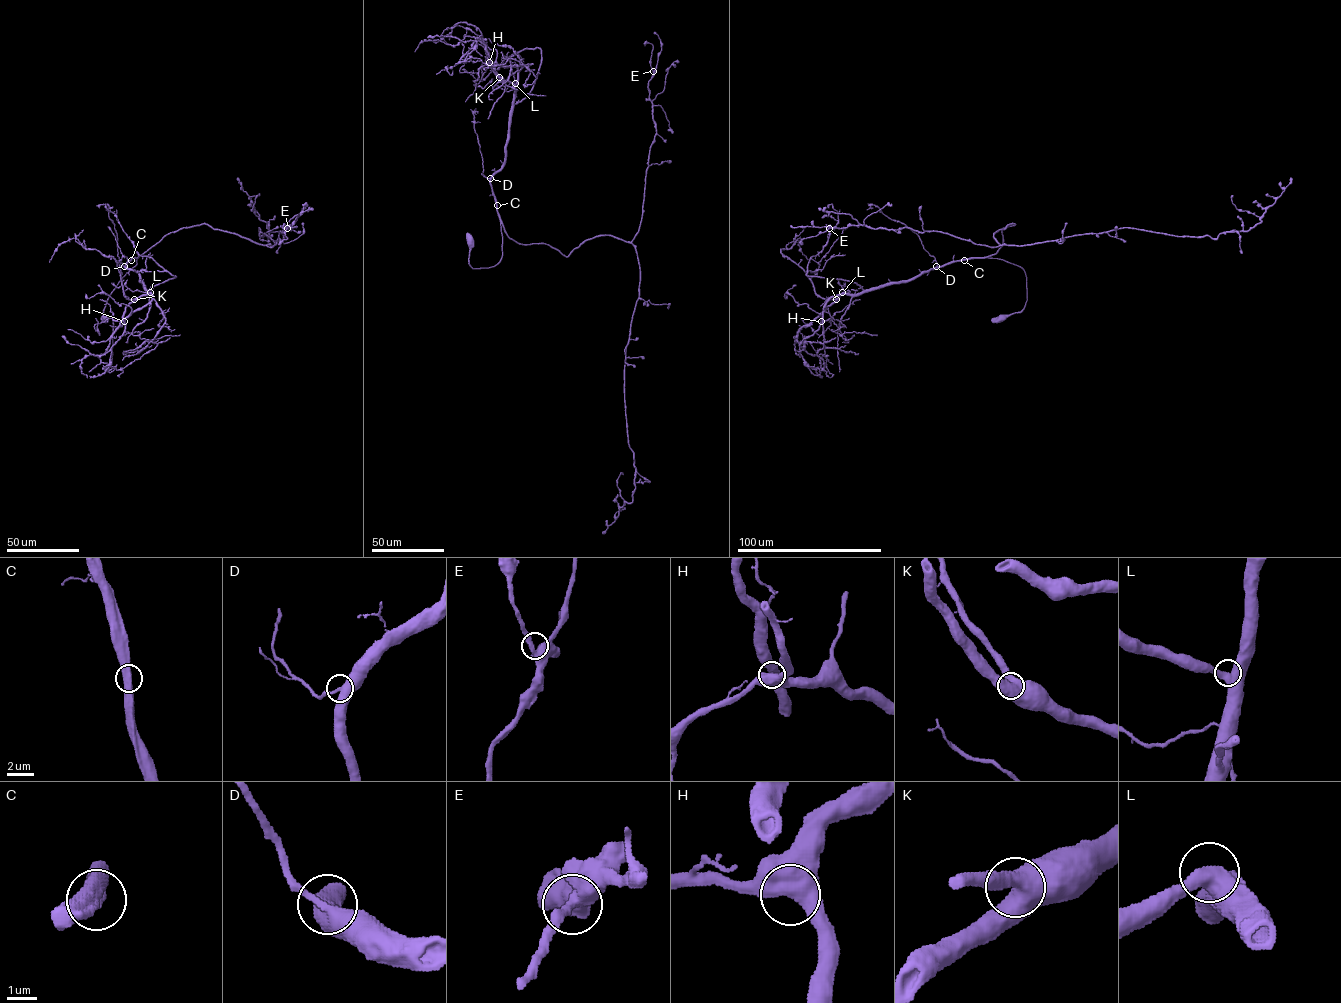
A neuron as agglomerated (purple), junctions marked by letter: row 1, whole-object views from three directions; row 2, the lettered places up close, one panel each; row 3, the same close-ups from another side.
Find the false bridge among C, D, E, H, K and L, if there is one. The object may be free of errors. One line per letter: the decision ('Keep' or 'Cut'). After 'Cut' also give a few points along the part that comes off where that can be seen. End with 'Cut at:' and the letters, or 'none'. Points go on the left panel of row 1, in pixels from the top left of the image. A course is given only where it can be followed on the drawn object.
C: Keep
D: Keep
E: Keep
H: Keep
K: Keep
L: Keep
Cut at: none

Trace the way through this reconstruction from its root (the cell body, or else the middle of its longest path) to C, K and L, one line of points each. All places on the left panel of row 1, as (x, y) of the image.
C: (105, 318), (103, 309), (109, 295), (137, 264), (136, 258), (131, 260)
K: (105, 318), (103, 309), (109, 295), (137, 264), (135, 257), (125, 266), (139, 274), (150, 293), (134, 299)
L: (105, 318), (103, 309), (108, 298), (137, 264), (133, 257), (125, 266), (139, 274), (150, 292)

